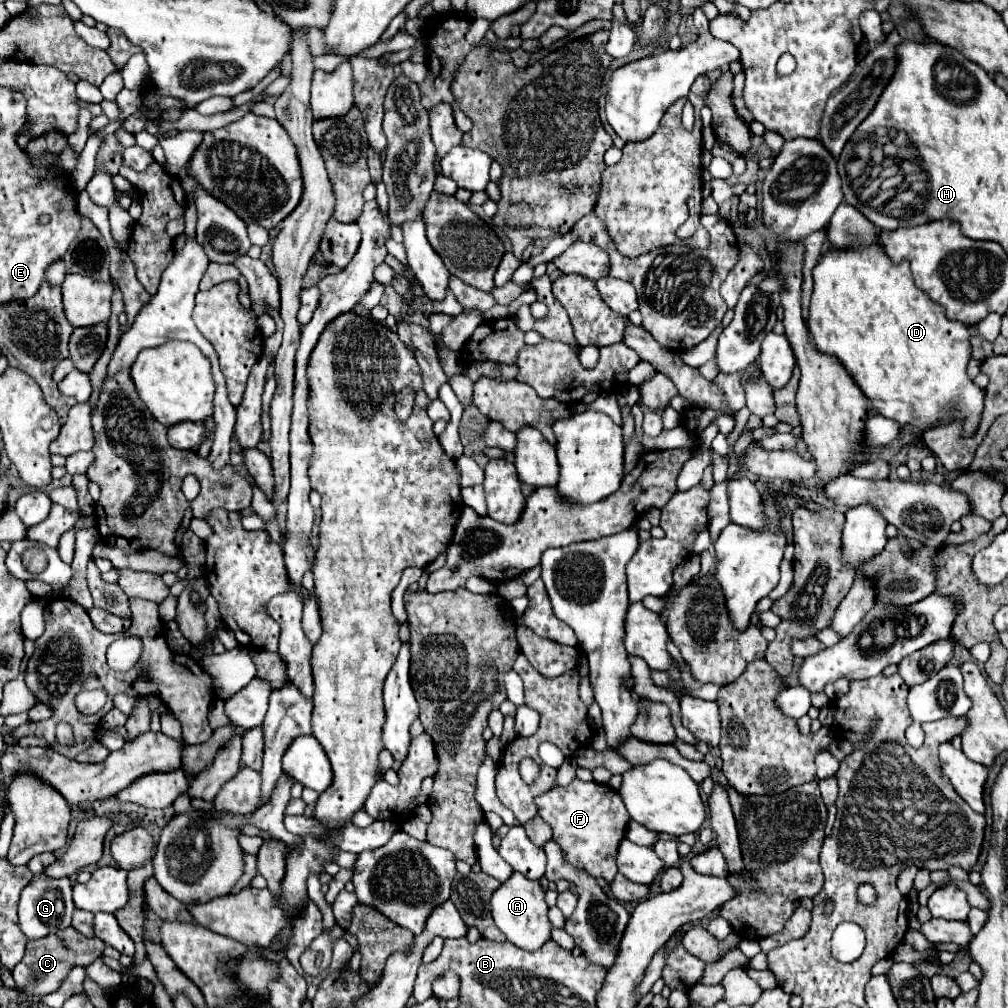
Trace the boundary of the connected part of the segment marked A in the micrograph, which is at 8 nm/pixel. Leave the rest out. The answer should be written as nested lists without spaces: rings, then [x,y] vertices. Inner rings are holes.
[[[513,872],[513,876],[507,880],[507,884],[501,884],[501,888],[493,892],[491,906],[493,906],[495,924],[503,930],[507,940],[511,944],[515,944],[517,948],[535,952],[547,940],[551,940],[551,922],[547,918],[549,908],[545,904],[545,892],[537,880],[527,880],[523,874]]]

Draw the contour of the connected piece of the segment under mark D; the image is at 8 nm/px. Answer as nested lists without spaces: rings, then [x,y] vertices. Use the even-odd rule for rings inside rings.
[[[881,246],[847,252],[829,250],[815,266],[813,280],[815,290],[811,298],[809,332],[823,354],[835,356],[845,366],[881,416],[895,420],[899,428],[911,426],[917,434],[933,430],[943,422],[961,420],[963,436],[975,434],[983,414],[985,390],[975,386],[967,376],[967,364],[971,360],[971,332],[965,324],[949,320],[939,304],[933,304],[923,290],[915,288],[907,262],[901,262],[899,266],[893,264]]]

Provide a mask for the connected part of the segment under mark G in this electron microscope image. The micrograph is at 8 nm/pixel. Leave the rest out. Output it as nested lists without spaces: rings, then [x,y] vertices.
[[[37,874],[27,888],[21,892],[19,902],[19,928],[27,936],[27,940],[39,940],[43,936],[55,934],[71,924],[71,914],[75,910],[75,904],[71,900],[71,882],[69,878],[47,878],[43,874]]]

